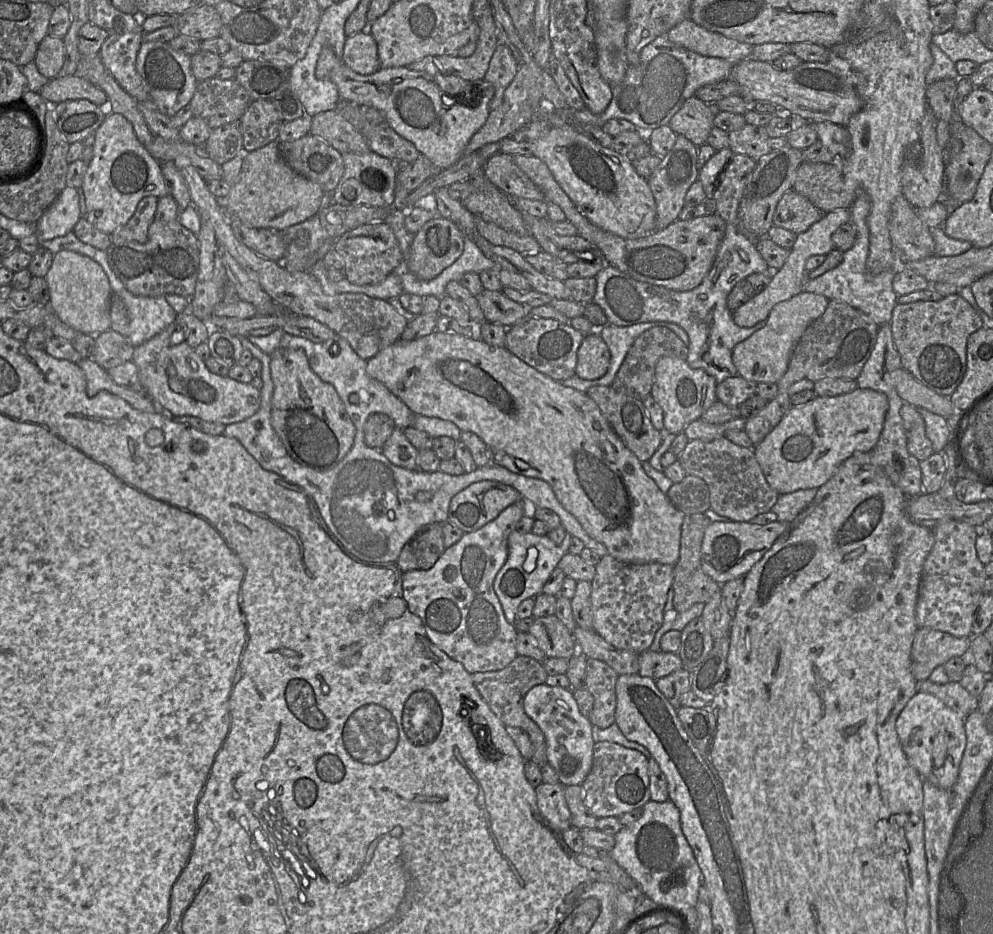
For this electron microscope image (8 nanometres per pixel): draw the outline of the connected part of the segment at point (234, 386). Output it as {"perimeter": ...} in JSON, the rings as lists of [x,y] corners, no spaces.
{"perimeter":[[[175,322],[134,348],[136,364],[145,393],[168,415],[191,415],[224,425],[243,421],[260,408],[261,392],[251,383],[212,373],[184,340]]]}

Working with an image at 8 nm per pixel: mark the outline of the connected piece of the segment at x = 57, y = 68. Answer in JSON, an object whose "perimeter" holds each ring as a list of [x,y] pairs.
{"perimeter":[[[47,34],[40,42],[33,62],[46,78],[59,76],[65,58],[63,38]]]}

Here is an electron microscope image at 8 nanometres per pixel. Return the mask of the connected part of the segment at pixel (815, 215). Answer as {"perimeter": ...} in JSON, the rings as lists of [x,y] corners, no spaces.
{"perimeter":[[[791,189],[779,200],[773,215],[773,224],[798,235],[807,231],[824,214],[806,197]]]}

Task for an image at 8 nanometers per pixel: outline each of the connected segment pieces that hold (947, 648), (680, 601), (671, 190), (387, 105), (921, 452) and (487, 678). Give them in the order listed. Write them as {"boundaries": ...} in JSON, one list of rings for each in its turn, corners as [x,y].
{"boundaries":[[[[918,628],[911,647],[911,672],[915,680],[929,679],[932,671],[952,657],[968,657],[972,637],[956,637],[932,628]]],[[[704,513],[685,515],[680,539],[680,554],[677,563],[673,566],[674,590],[673,609],[680,613],[688,610],[694,604],[706,603],[720,590],[721,585],[711,579],[702,569],[701,546],[706,528],[712,521]]],[[[677,135],[672,150],[661,158],[655,171],[647,179],[656,203],[656,227],[663,229],[678,220],[679,213],[684,207],[684,199],[691,185],[698,180],[697,164],[698,148],[682,135]]],[[[324,46],[320,52],[315,68],[315,76],[320,80],[333,82],[337,86],[340,99],[374,107],[382,112],[387,123],[398,135],[413,143],[421,155],[442,170],[454,165],[464,155],[472,136],[485,124],[490,112],[489,103],[494,95],[493,86],[487,82],[483,83],[486,93],[480,96],[479,90],[474,91],[479,96],[474,106],[465,106],[456,97],[454,97],[455,103],[446,106],[443,103],[443,95],[447,95],[447,93],[440,89],[433,75],[411,70],[407,67],[380,68],[373,74],[361,75],[346,66],[329,46]]],[[[903,402],[900,415],[909,453],[919,461],[927,459],[934,453],[934,450],[931,441],[926,436],[925,422],[917,407]]],[[[517,655],[510,664],[498,671],[472,673],[472,681],[492,712],[506,725],[526,731],[532,744],[530,760],[538,765],[547,763],[545,736],[539,726],[525,713],[523,700],[534,686],[545,683],[548,674],[538,660]]]]}

